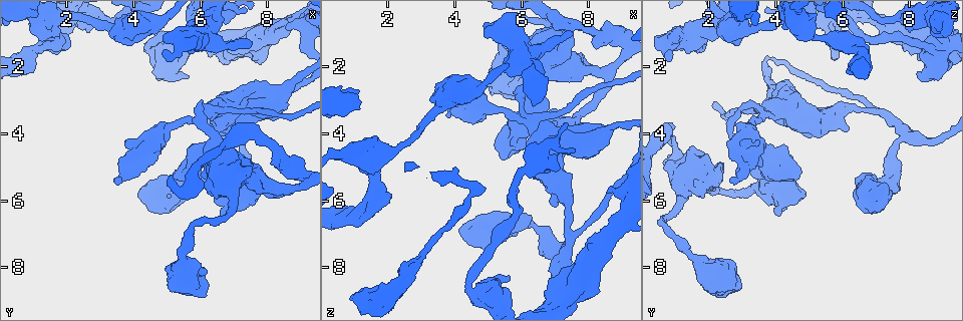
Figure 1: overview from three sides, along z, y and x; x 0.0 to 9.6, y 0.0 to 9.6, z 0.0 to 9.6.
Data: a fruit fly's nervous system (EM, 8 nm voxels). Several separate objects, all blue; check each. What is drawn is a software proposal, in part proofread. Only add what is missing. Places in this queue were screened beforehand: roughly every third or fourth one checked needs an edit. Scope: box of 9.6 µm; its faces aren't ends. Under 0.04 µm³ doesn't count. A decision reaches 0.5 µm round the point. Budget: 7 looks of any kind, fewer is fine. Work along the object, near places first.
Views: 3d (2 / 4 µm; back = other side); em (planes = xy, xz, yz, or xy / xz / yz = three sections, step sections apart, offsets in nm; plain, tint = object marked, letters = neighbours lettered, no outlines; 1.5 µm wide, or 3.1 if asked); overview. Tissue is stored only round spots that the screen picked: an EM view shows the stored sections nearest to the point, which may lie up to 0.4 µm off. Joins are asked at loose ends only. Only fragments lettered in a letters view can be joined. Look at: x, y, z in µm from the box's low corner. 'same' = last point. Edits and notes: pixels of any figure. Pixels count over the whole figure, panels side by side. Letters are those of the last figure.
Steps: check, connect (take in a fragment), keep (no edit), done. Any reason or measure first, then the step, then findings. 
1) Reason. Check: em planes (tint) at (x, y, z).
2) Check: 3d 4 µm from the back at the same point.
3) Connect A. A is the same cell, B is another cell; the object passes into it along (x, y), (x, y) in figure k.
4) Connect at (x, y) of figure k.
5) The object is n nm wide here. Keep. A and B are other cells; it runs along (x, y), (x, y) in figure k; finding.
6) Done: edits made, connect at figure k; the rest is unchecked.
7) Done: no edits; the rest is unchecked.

An open end. Check: 3d 2 µm at (5.60, 2.30, 8.20).

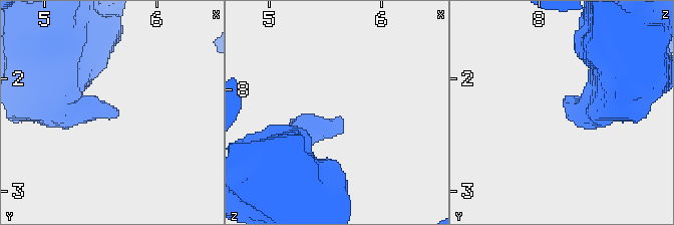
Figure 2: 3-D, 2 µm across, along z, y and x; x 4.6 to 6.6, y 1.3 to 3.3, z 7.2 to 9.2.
Shape alone is not enough. Check: em planes (tint) at (5.64, 2.34, 8.28).

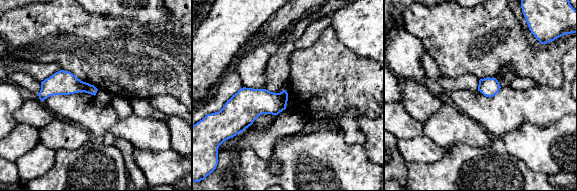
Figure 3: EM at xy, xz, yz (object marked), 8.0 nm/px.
Check: em planes (letters) at the same point.

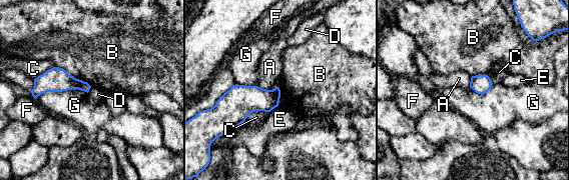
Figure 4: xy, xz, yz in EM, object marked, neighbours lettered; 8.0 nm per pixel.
Keep. A, B, C, D, E, F and G are other cells; a border runs along (91, 87), (87, 92) in figure 4; no lettered fragment goes on from it.

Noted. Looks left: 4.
Branch stops here. Check: em planes (letters) at (0.95, 0.90, 9.00).

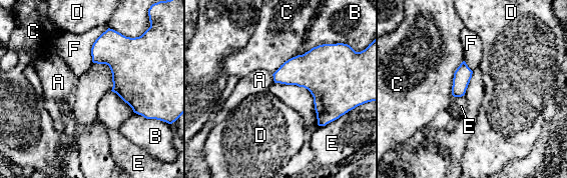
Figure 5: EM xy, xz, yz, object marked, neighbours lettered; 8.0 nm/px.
Keep. A, B, C, D, E and F are other cells; none of them fits.

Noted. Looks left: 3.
An open end. Check: 3d 4 µm from the back at (7.50, 1.35, 1.00).

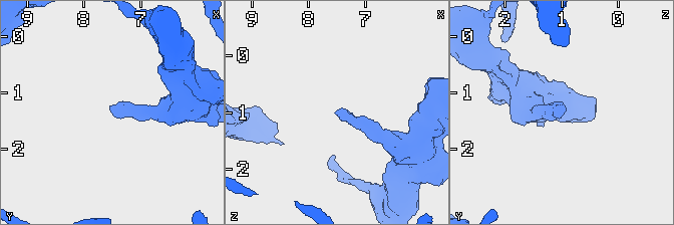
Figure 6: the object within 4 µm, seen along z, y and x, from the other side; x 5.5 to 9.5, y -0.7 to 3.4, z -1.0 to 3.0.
Check: em planes (letters) at (7.55, 1.35, 1.00).

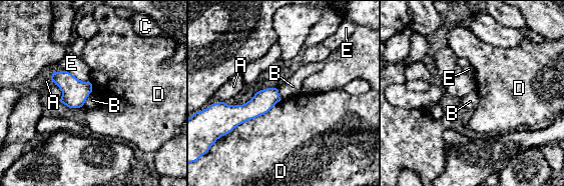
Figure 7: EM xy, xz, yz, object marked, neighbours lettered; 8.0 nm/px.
Keep. A, B, C, D and E are other cells; a border runs along (91, 91), (82, 105) in figure 7; no lettered fragment goes on from it.

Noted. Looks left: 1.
Done: no edits; the rest is unchecked.

